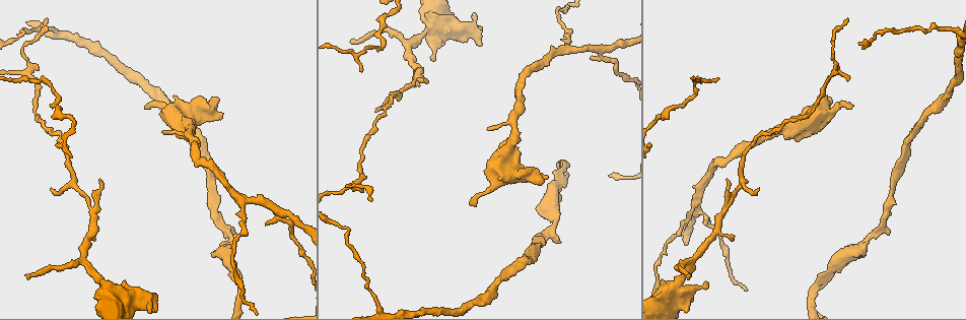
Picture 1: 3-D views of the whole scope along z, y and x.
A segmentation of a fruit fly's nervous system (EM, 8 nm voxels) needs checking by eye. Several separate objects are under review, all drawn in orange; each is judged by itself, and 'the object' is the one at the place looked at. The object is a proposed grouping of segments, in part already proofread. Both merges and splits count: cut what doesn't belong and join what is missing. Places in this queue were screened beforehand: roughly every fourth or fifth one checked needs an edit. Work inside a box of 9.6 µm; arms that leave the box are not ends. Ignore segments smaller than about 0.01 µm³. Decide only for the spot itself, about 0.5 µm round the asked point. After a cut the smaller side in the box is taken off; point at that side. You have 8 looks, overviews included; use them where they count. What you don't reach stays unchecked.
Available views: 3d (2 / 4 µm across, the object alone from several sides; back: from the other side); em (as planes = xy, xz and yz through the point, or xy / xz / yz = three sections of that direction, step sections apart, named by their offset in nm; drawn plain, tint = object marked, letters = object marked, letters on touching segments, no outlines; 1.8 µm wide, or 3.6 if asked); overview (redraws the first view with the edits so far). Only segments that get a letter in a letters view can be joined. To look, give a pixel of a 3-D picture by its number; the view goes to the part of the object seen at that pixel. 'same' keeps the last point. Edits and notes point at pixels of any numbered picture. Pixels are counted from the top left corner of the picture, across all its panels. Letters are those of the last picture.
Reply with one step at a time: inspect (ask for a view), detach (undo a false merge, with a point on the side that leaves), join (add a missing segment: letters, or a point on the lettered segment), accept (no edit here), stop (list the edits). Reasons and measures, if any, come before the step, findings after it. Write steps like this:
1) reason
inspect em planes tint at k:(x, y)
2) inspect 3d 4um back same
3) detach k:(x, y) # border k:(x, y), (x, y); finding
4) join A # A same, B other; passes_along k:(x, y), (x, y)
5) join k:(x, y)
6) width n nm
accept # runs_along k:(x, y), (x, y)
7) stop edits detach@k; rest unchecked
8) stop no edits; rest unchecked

calibre changes
inspect 3d 2um at 1:(679, 283)

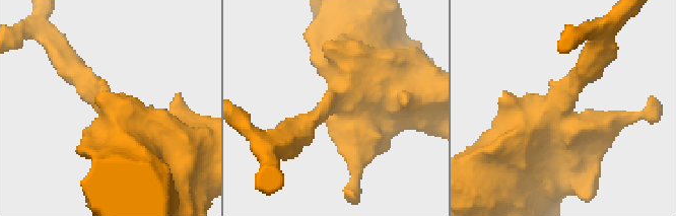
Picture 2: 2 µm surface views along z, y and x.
shape alone is not enough
inspect em xy step 16 letters at 2:(325, 102)

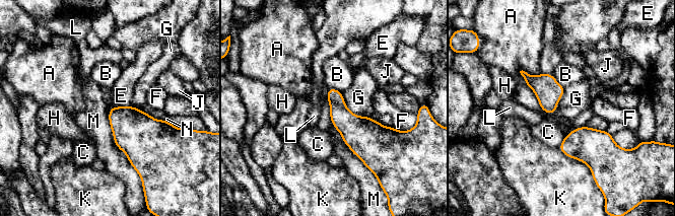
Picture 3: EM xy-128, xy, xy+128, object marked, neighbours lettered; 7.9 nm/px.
width 110 nm
accept # A other, B other, C other, E other, F other, G other, H other, J other, K other, L other, M other, N other; border 3:(108, 113), (114, 143), (135, 169); continuous, no second neuron

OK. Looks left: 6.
thin end
inspect em xy step 4 letters at 1:(689, 274)

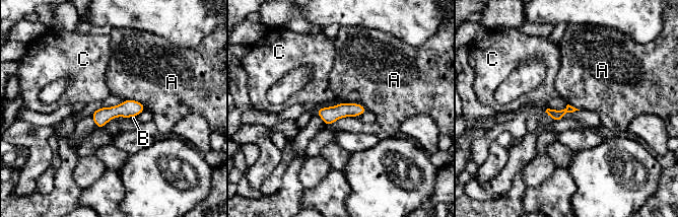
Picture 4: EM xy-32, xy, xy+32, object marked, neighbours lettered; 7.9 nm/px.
accept # A other, B other, C other; runs_along 4:(141, 107), (129, 107), (94, 116); none of them fits

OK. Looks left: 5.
inspect em planes letters at 1:(161, 131)

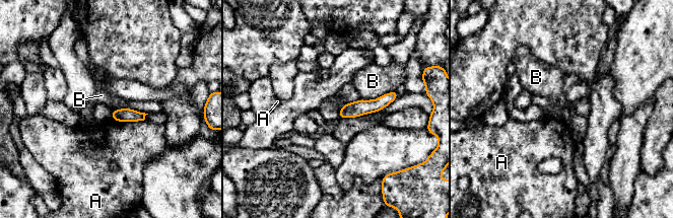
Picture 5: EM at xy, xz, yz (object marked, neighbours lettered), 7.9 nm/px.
width 110 nm
accept # A other, B other; border 5:(396, 89), (376, 98), (359, 98); none of them fits

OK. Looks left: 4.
stop no edits; rest unchecked

